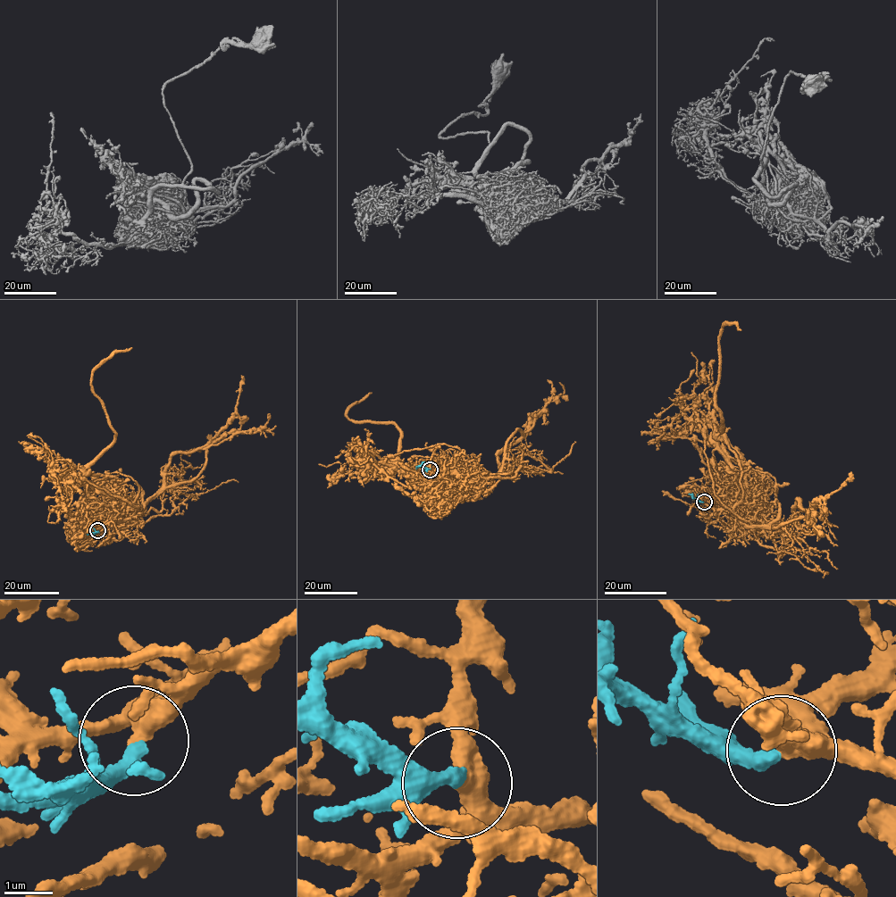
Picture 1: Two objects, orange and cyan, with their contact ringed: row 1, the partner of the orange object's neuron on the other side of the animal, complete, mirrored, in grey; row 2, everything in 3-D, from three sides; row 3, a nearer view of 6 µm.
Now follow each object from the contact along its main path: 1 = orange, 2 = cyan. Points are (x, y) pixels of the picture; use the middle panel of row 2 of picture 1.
1: (429, 469), (442, 470), (439, 475), (396, 464), (400, 435), (393, 424), (346, 417), (372, 392)
2: (429, 469), (421, 466), (416, 469)

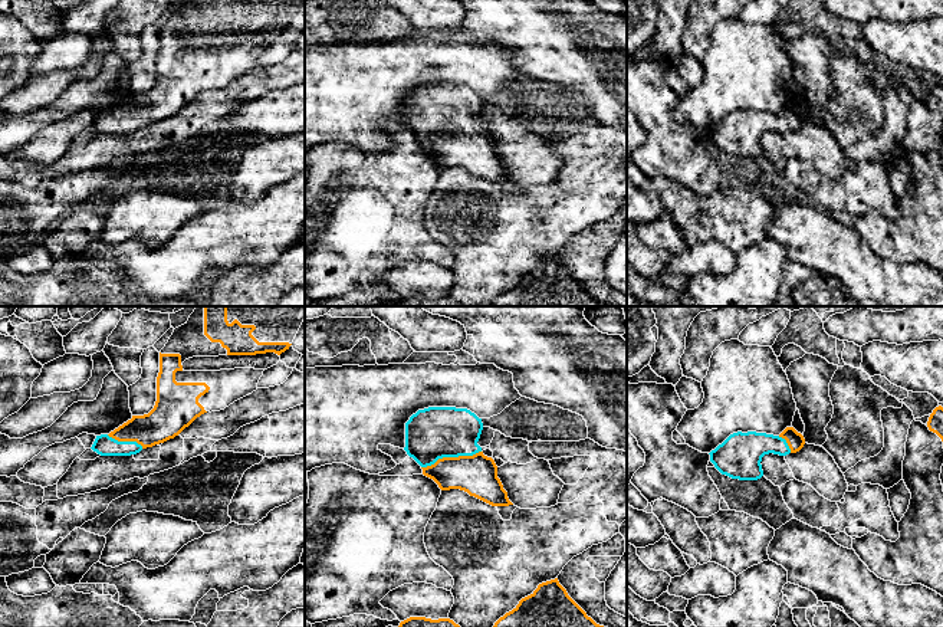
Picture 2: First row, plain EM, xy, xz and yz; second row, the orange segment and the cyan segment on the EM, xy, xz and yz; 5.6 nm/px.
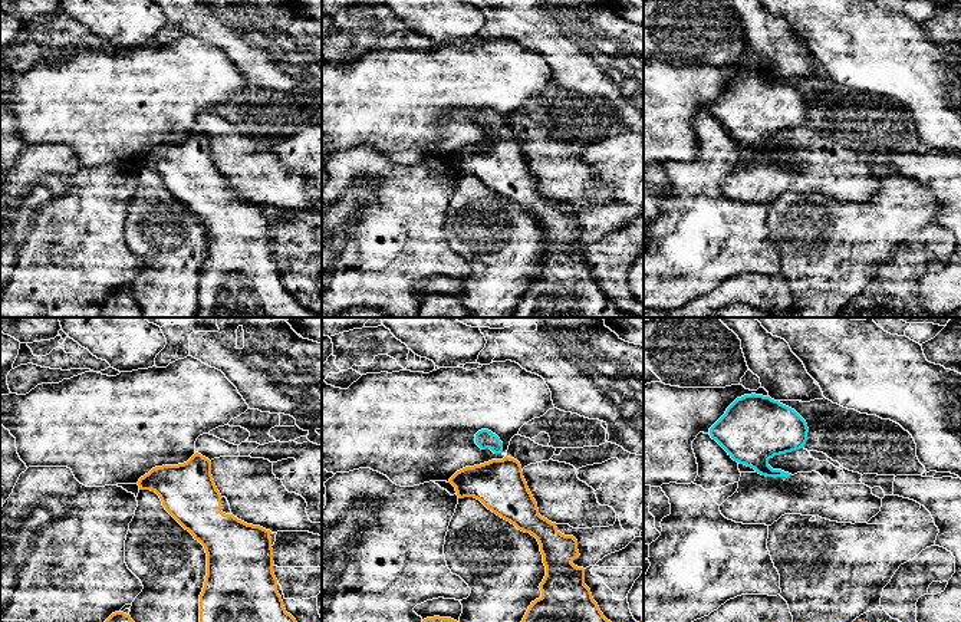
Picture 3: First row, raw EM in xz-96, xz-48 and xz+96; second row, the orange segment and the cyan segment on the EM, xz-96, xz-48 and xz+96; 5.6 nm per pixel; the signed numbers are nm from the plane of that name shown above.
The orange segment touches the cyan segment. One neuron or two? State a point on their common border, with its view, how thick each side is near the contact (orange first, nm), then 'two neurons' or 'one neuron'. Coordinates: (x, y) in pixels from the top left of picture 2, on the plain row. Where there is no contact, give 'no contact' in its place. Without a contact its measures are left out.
contact xz (450, 135); calibres 220 and 300 nm; one neuron

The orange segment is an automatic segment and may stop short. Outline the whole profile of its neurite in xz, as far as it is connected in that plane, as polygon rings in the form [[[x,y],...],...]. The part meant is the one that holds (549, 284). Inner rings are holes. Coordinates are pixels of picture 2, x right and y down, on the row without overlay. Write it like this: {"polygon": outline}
{"polygon": [[[558,256],[542,260],[503,295],[493,306],[608,306],[597,302],[568,273]]]}

